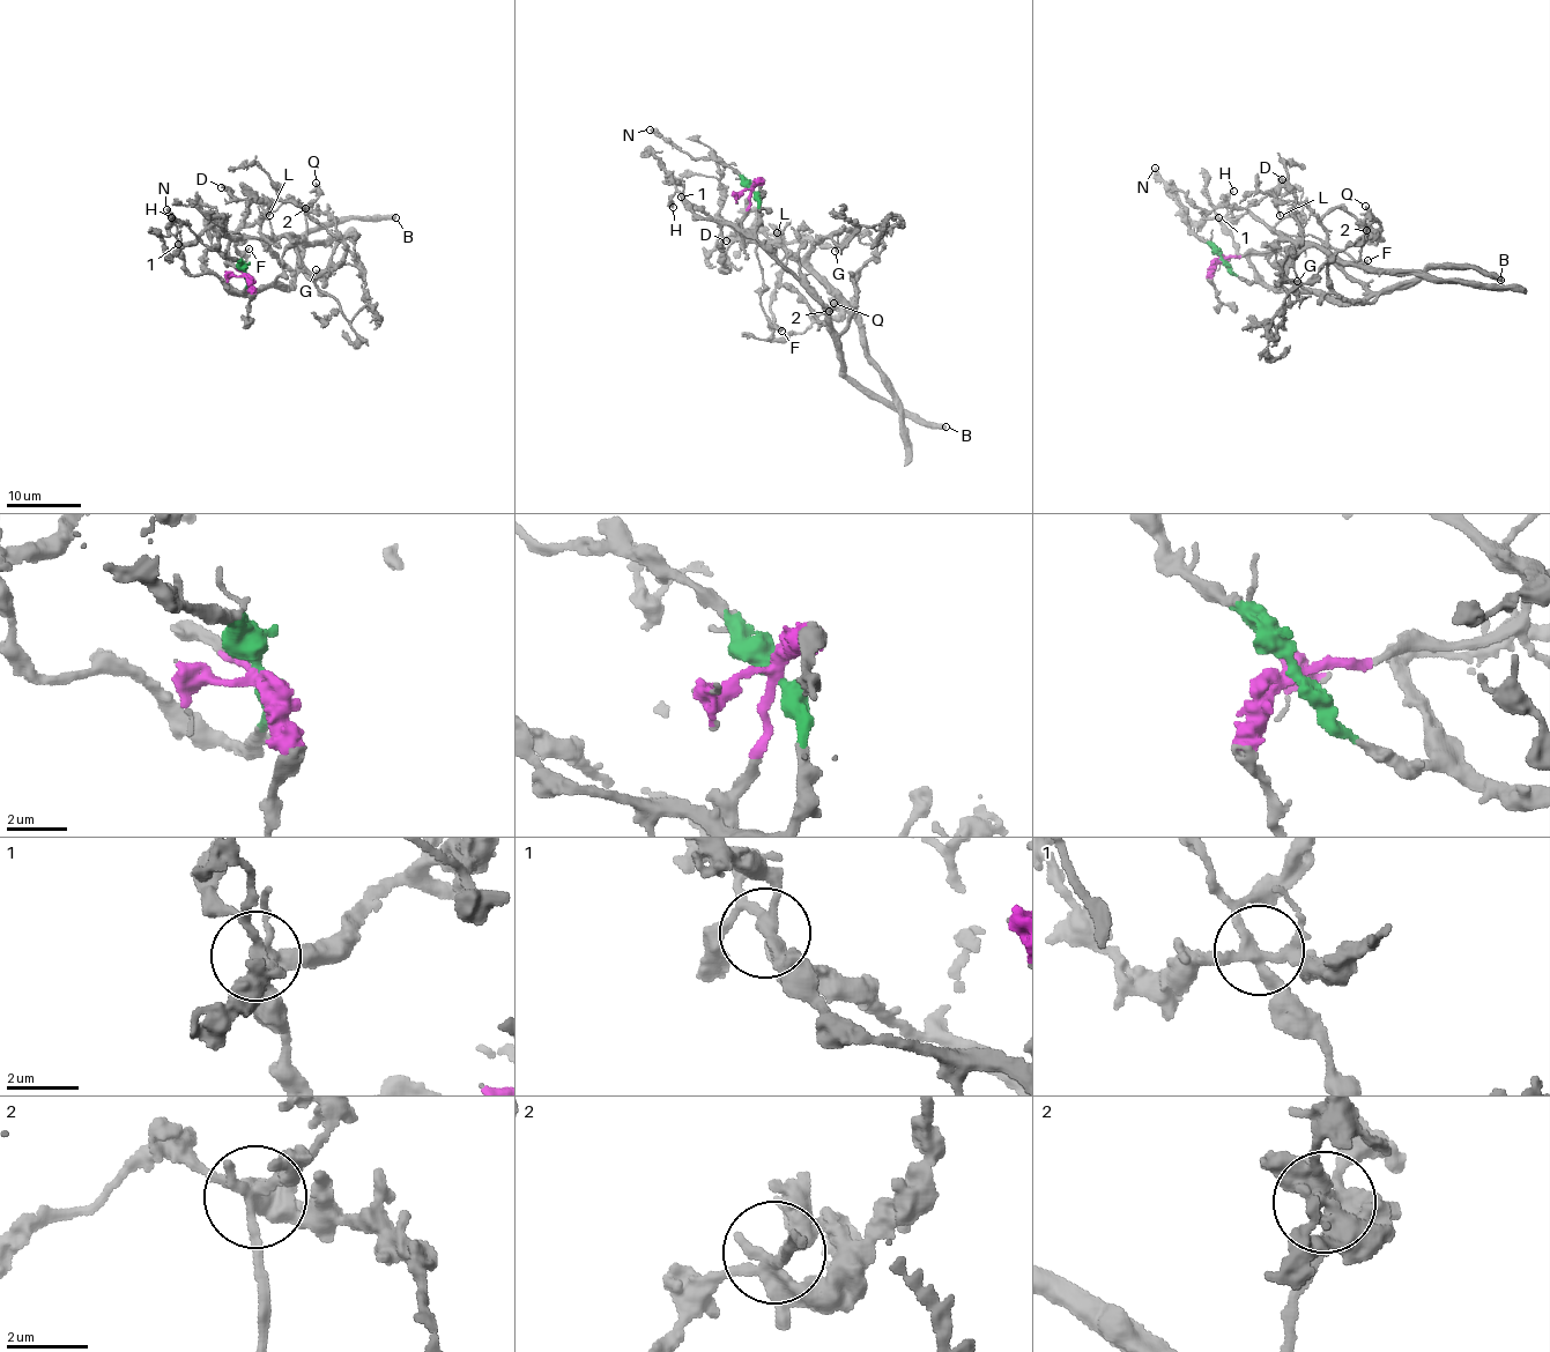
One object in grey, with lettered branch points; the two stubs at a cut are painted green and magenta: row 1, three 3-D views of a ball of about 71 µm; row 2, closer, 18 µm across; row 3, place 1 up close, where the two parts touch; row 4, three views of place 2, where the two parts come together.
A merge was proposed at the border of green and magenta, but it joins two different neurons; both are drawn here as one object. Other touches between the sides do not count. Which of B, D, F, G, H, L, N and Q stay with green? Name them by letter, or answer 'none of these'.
B, D, H, N

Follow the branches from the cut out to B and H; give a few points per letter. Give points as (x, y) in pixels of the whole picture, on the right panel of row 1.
B: (1221, 259), (1250, 281), (1325, 292), (1342, 301), (1358, 301), (1403, 287), (1430, 267), (1475, 268), (1500, 281)
H: (1221, 259), (1243, 277), (1253, 280), (1252, 264), (1239, 253), (1230, 230), (1215, 212), (1233, 191)

